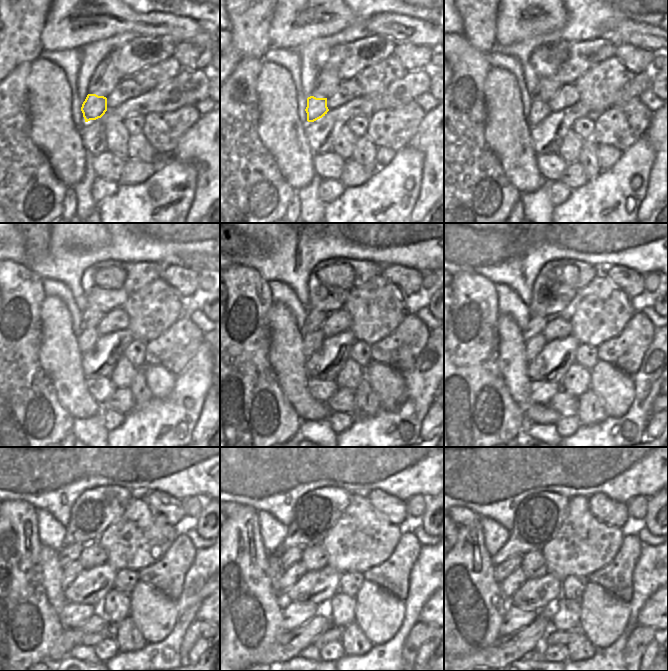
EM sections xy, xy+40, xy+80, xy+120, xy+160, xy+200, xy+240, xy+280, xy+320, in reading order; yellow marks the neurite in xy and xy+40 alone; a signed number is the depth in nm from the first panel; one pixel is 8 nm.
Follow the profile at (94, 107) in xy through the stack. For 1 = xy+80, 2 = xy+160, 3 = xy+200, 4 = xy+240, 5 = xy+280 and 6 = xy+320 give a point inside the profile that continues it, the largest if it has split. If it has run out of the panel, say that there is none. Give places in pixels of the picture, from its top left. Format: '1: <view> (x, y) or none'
1: xy+80 (539, 110)
2: xy+160 (312, 342)
3: xy+200 (534, 345)
4: xy+240 (70, 572)
5: xy+280 (291, 576)
6: xy+320 (517, 578)

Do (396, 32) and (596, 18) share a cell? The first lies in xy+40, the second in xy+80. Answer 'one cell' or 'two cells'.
two cells

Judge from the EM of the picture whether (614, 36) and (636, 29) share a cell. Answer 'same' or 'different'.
same

